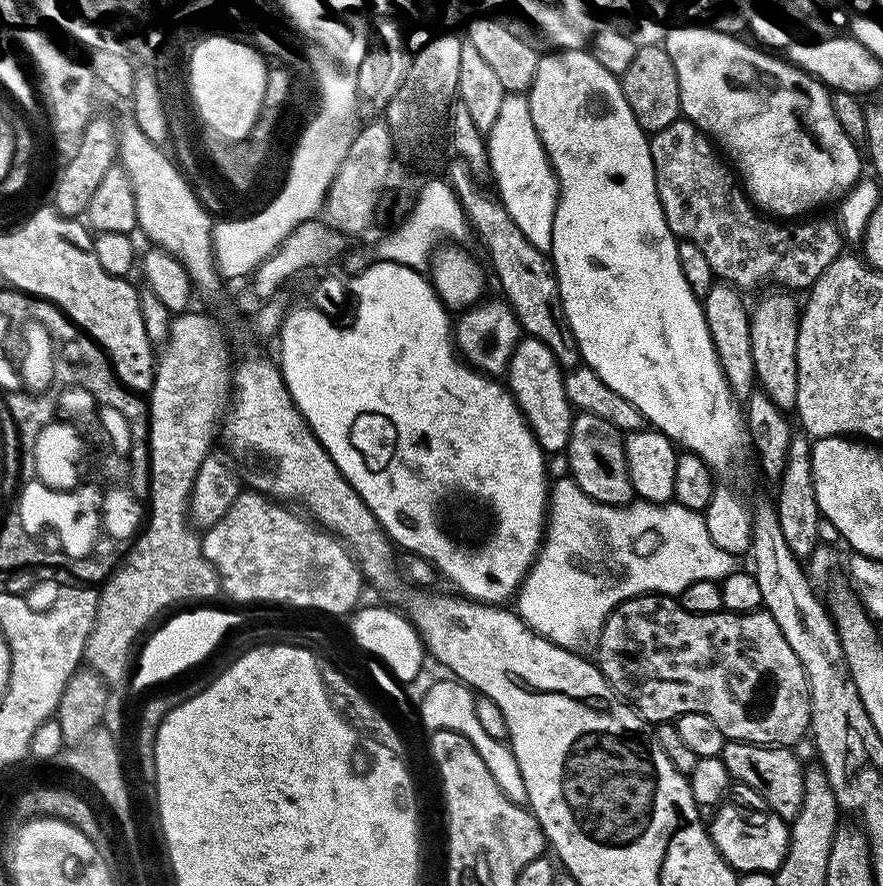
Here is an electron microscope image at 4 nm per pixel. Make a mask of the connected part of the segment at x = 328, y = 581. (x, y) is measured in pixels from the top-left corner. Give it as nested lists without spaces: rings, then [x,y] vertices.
[[[241,491],[236,501],[226,510],[225,516],[203,533],[204,559],[215,567],[225,585],[232,584],[231,597],[241,597],[243,600],[252,597],[287,599],[292,600],[292,603],[319,605],[332,612],[356,607],[353,601],[358,599],[356,592],[362,588],[362,577],[353,553],[333,533],[321,530],[303,515],[295,516],[288,508],[291,507],[263,496],[260,492]]]

